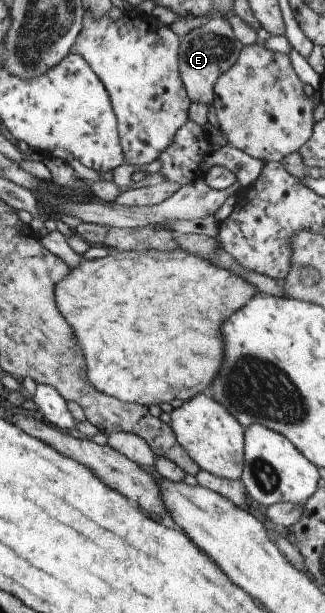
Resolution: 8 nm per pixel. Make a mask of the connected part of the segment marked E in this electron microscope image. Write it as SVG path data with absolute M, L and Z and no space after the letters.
M212 16L201 26L181 37L178 45L178 73L190 102L213 106L213 85L225 70L235 63L242 44L233 35L228 22Z

